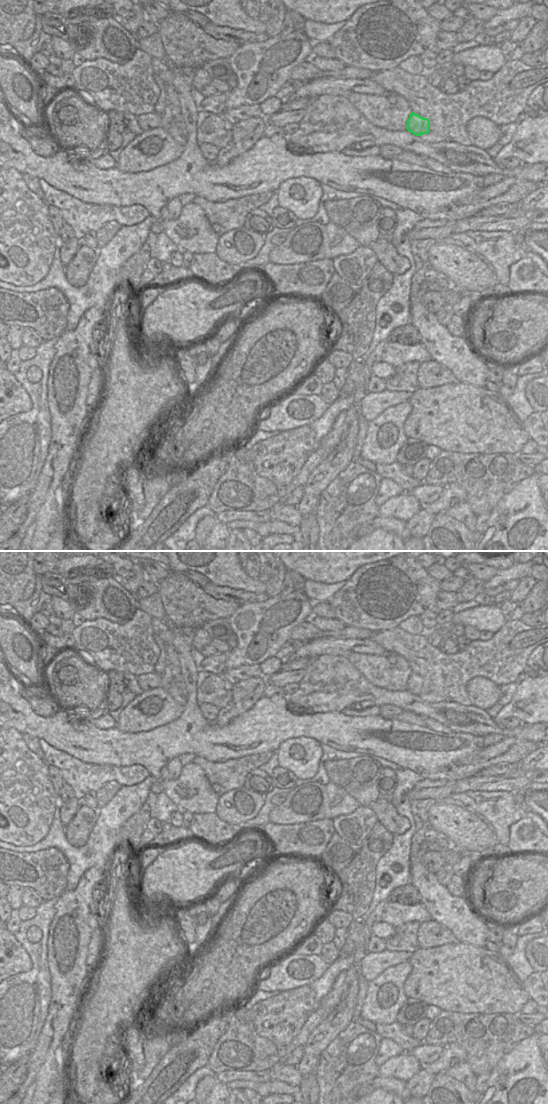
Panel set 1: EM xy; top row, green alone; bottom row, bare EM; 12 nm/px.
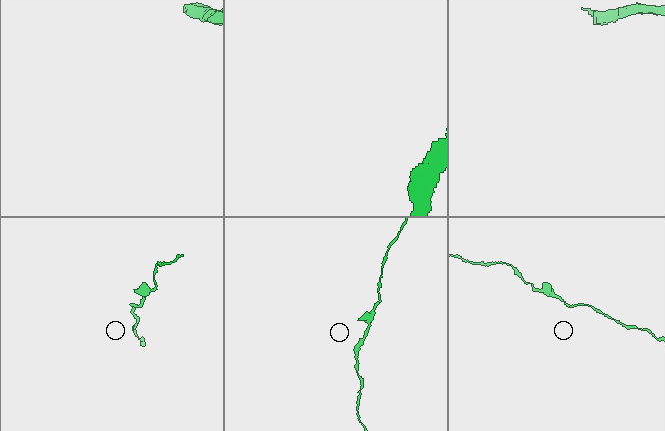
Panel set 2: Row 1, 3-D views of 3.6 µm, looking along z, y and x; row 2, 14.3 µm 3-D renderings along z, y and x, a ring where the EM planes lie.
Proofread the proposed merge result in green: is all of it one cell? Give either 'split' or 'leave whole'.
leave whole

